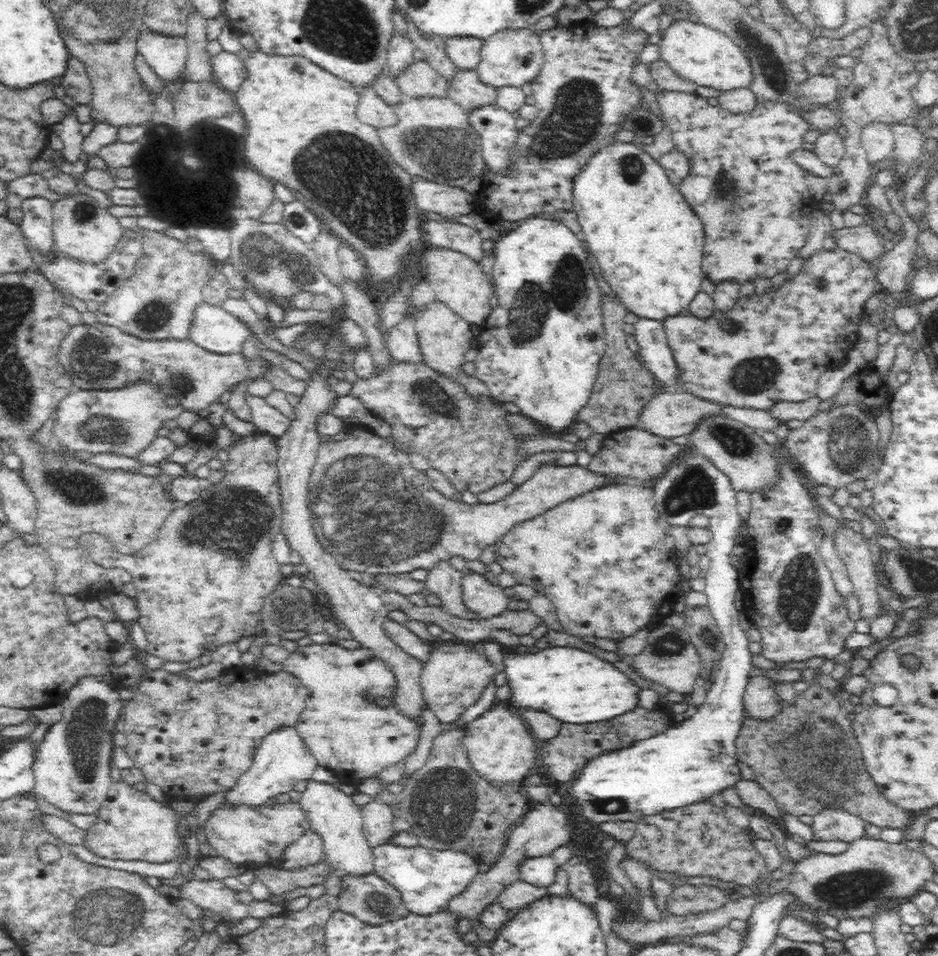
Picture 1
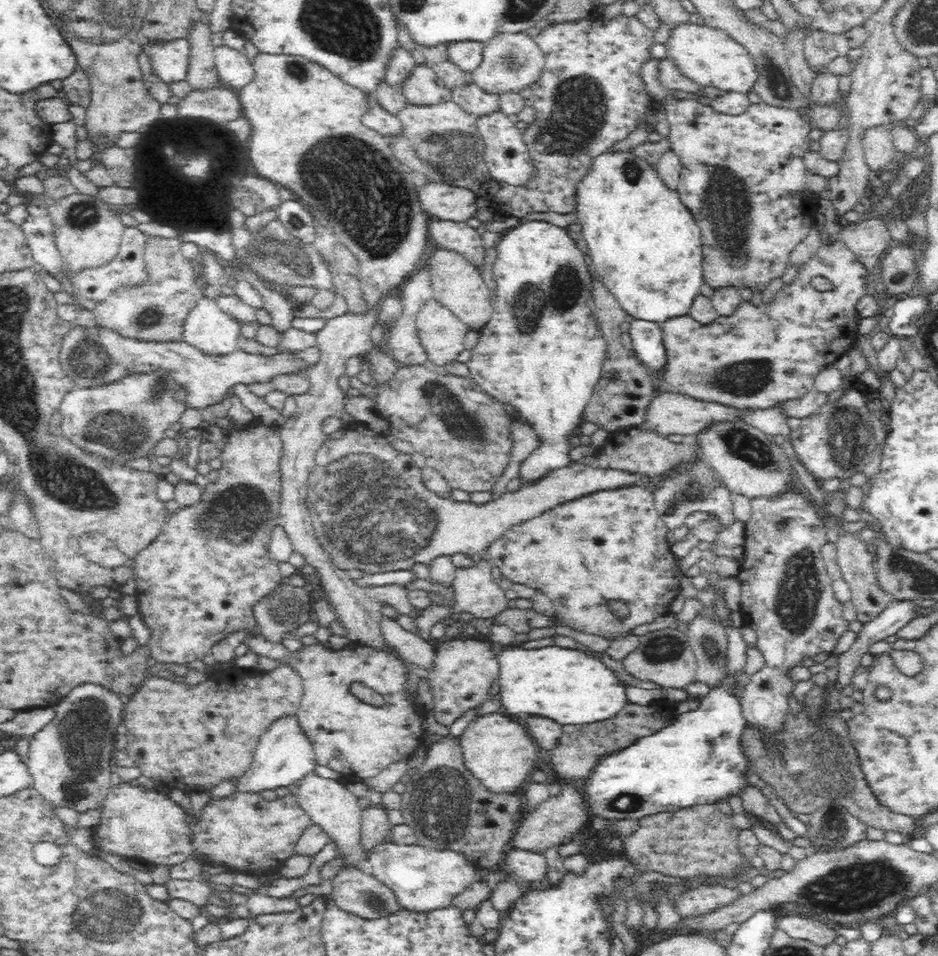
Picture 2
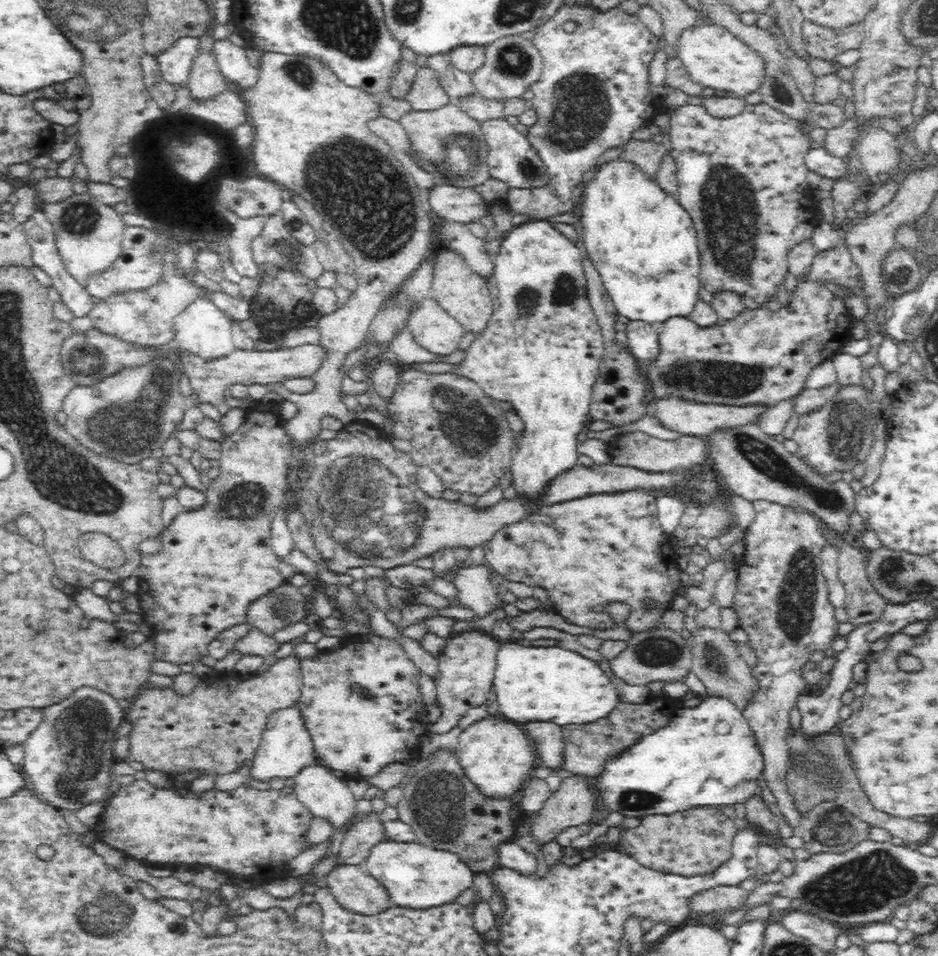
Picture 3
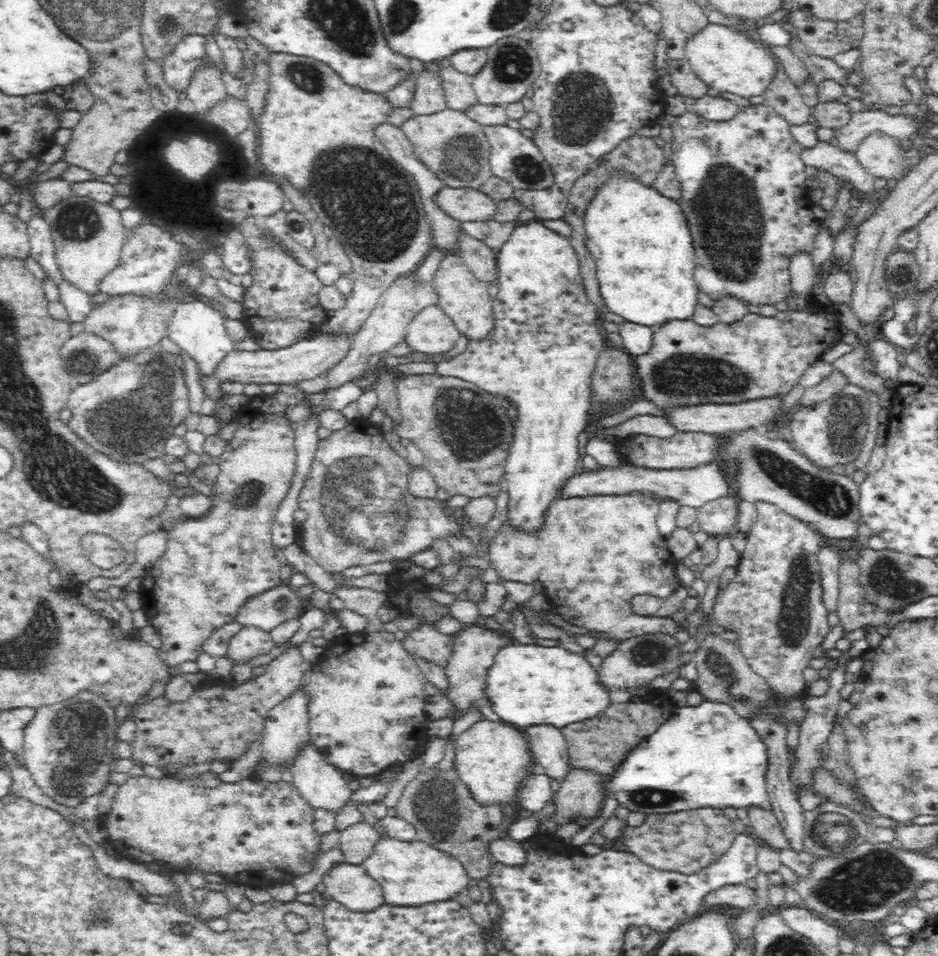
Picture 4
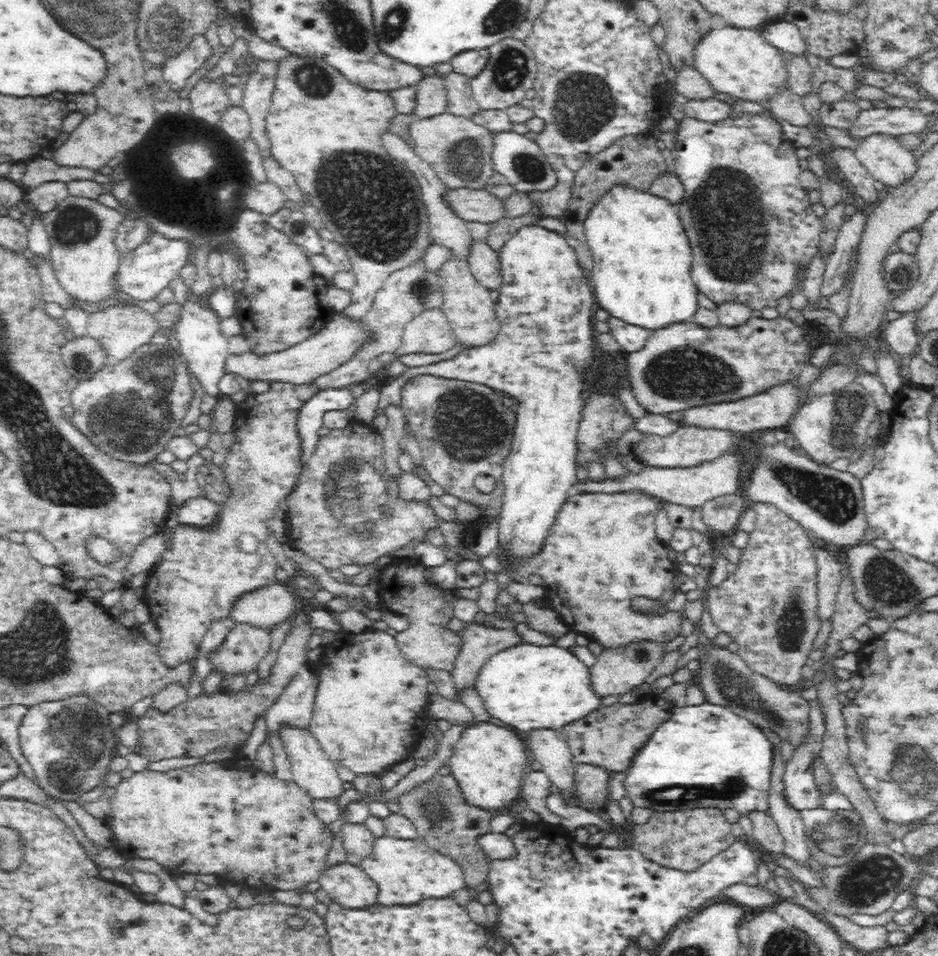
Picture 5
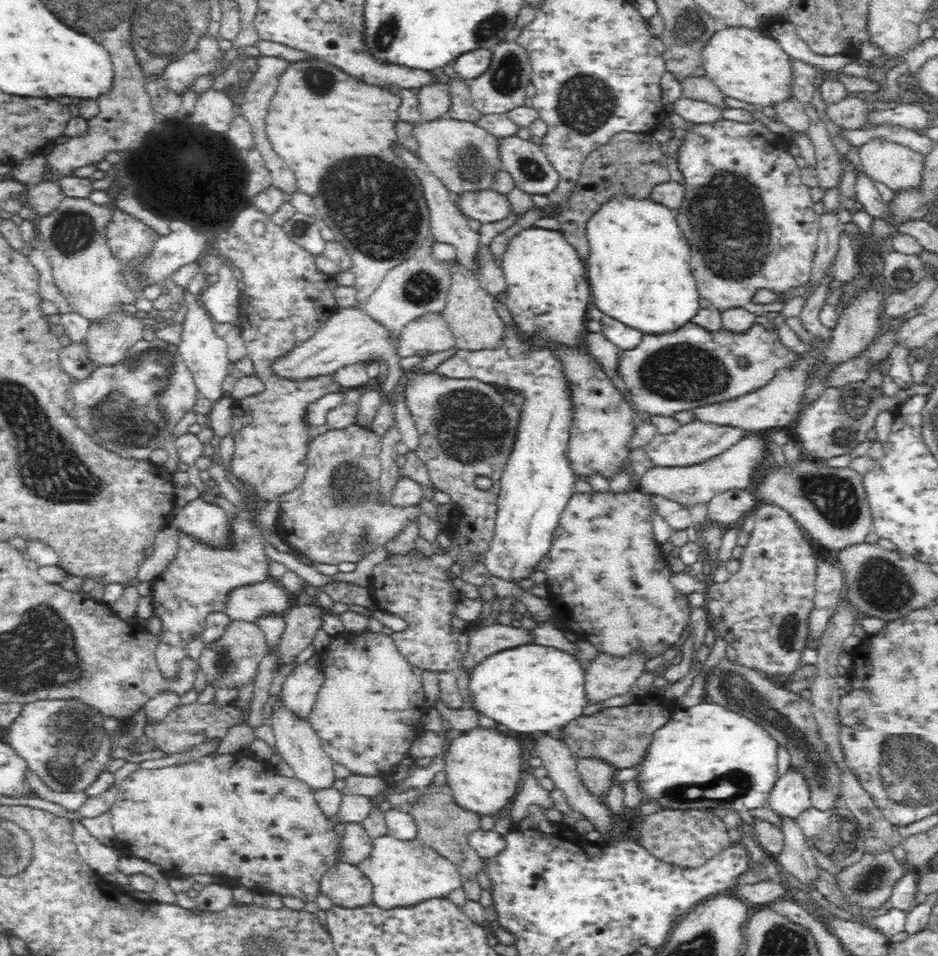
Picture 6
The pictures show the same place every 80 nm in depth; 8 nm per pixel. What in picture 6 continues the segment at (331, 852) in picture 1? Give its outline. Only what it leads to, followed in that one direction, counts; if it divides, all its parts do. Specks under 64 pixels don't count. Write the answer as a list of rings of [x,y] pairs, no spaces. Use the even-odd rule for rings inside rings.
[[[276,696],[278,700],[272,702],[272,716],[268,720],[276,740],[275,749],[280,754],[281,758],[285,760],[290,768],[294,770],[294,778],[299,782],[308,784],[308,787],[316,793],[334,789],[336,784],[336,774],[334,774],[334,762],[324,752],[322,743],[314,729],[310,726],[307,720],[300,720],[293,715],[291,710],[281,706],[280,697]]]

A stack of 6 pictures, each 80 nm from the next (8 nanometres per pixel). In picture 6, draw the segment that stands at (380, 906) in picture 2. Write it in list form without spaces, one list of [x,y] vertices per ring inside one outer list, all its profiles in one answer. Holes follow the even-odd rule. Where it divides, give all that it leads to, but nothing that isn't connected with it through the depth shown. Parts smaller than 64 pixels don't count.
[[[344,860],[334,863],[322,875],[319,890],[334,905],[344,908],[358,908],[373,902],[372,881],[357,865]]]

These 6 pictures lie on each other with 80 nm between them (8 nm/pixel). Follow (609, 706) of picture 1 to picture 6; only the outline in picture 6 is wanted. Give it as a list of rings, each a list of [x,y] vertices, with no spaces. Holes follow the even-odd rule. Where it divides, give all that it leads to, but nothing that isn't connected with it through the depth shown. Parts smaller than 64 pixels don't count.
[[[524,644],[488,656],[473,672],[469,674],[468,688],[472,693],[471,708],[477,712],[490,716],[496,722],[502,722],[510,731],[522,734],[539,734],[560,730],[572,720],[584,716],[584,710],[590,706],[590,699],[586,695],[585,664],[578,661],[578,657],[568,652],[550,646]]]

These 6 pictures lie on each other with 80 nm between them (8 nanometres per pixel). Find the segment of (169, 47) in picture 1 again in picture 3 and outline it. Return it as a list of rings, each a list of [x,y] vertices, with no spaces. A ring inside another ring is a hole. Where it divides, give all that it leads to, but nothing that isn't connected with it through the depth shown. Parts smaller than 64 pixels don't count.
[[[198,37],[180,38],[168,50],[155,54],[162,79],[174,86],[186,86],[196,54]]]

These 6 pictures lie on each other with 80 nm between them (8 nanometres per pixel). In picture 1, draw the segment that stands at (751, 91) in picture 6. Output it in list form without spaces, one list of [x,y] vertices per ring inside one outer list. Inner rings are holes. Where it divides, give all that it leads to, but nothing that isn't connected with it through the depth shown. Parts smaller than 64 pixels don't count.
[[[677,18],[660,36],[658,52],[663,61],[679,78],[716,91],[748,88],[752,84],[752,67],[742,48],[725,33],[705,25]]]

